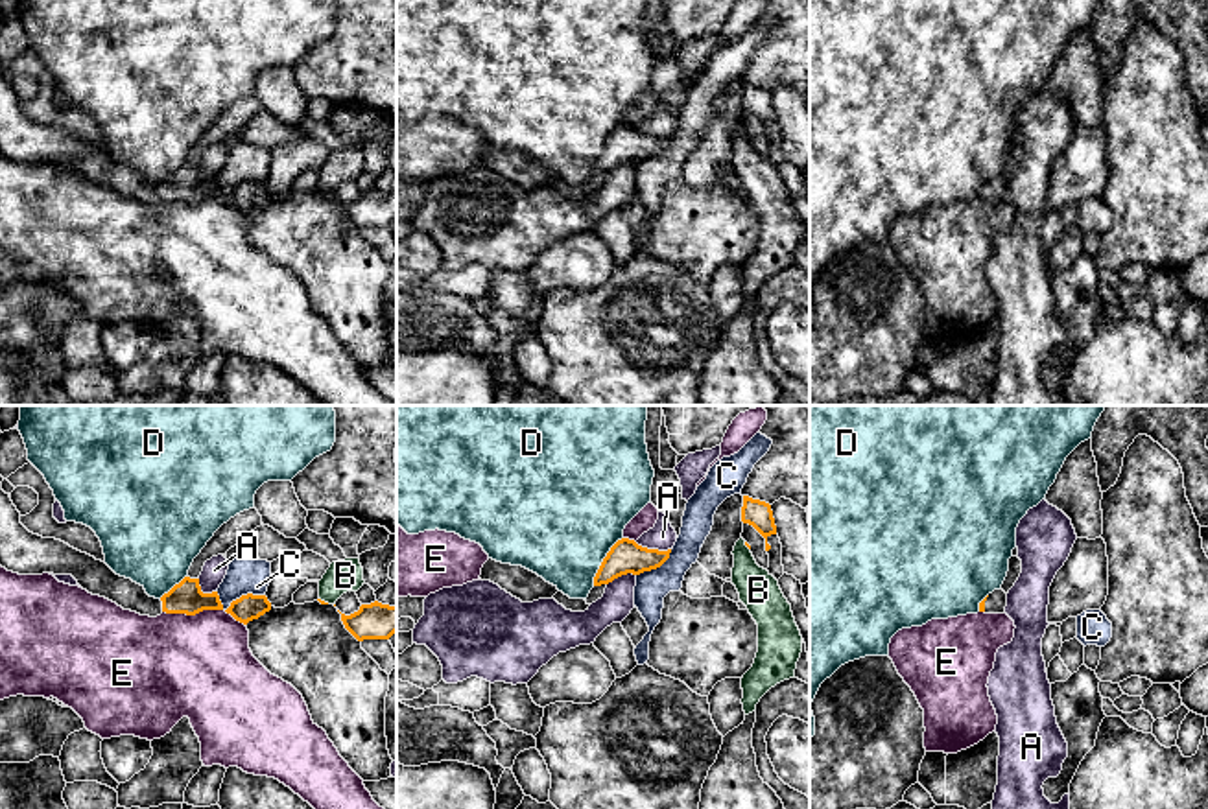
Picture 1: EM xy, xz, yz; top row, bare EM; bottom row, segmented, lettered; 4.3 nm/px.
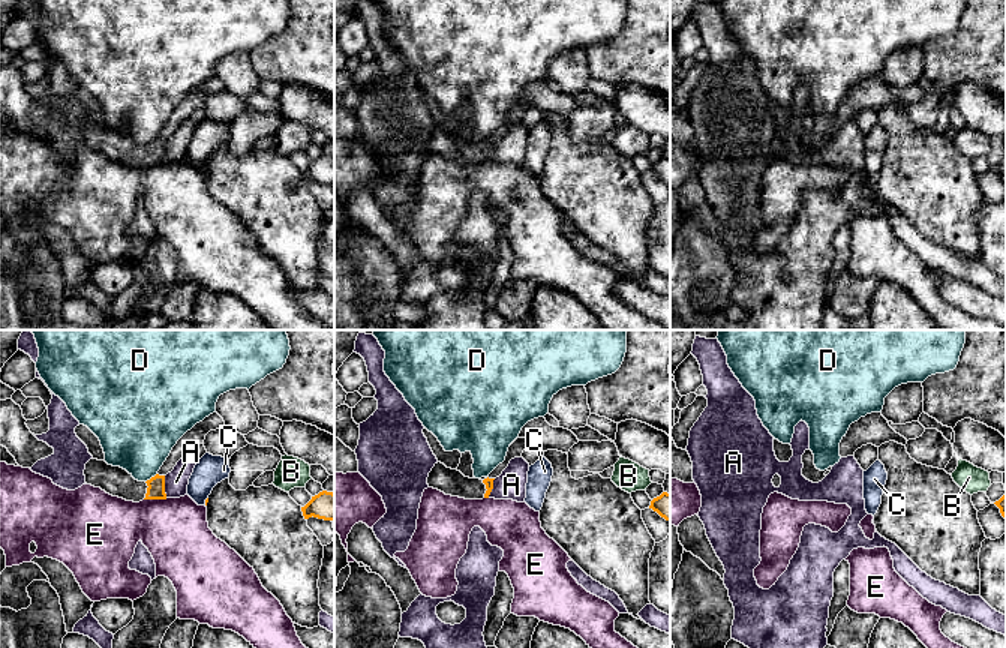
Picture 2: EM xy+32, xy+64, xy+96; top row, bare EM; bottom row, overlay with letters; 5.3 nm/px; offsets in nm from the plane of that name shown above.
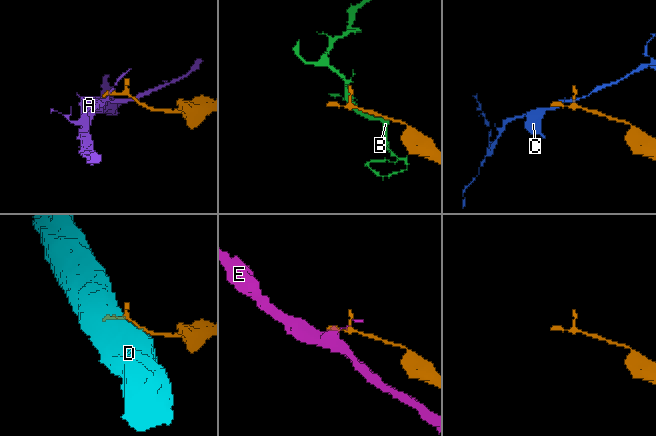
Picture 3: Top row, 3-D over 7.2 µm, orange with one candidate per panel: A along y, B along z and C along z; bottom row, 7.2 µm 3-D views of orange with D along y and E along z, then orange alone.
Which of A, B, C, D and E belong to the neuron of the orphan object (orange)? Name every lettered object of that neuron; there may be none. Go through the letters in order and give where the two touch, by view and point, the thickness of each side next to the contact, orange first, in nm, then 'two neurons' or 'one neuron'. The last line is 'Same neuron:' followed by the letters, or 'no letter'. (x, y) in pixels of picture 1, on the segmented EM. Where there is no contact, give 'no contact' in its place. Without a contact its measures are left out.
A: meets orange in xz at (653, 550); 150 nm thick on the orange side, 120 nm on the other; two neurons
B: meets orange in xy at (323, 601); 20 nm thick on the orange side, 140 nm on the other; two neurons
C: meets orange in xy at (236, 599); 120 nm thick on the orange side, 160 nm on the other; two neurons
D: meets orange in xz at (604, 561); 150 nm thick on the orange side, 480 nm on the other; two neurons
E: meets orange in xy at (203, 609); 140 nm thick on the orange side, 460 nm on the other; two neurons
Same neuron: no letter

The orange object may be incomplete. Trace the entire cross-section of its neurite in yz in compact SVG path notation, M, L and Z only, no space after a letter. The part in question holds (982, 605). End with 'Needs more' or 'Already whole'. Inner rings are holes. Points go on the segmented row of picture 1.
M1000 588L989 593L981 603L979 603L979 612L985 614L1005 614L1007 606L1007 593Z. Needs more

